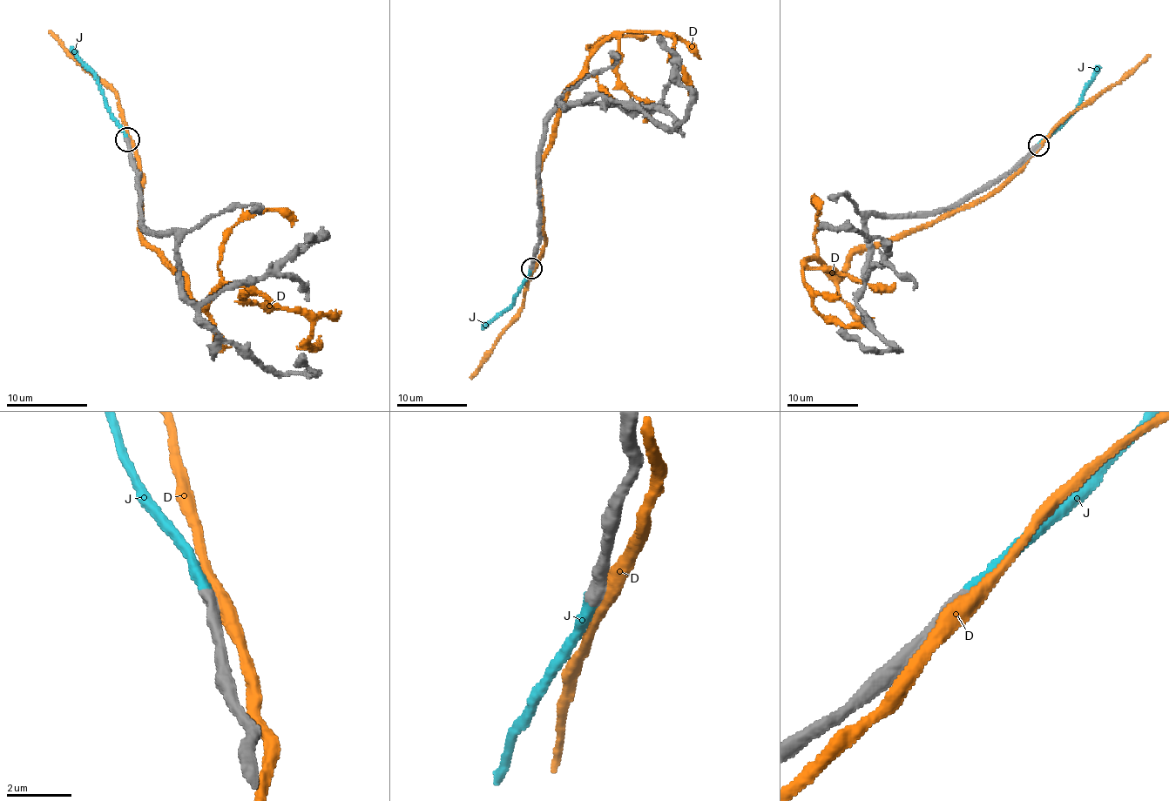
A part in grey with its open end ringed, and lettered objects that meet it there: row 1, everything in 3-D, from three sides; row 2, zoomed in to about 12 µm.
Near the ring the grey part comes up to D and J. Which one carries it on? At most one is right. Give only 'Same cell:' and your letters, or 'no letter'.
Same cell: J

